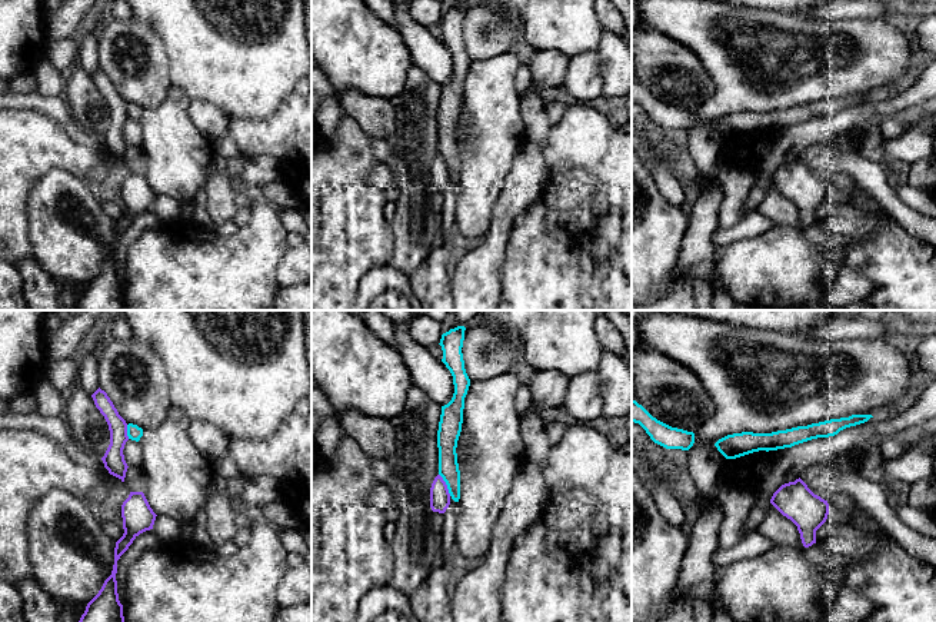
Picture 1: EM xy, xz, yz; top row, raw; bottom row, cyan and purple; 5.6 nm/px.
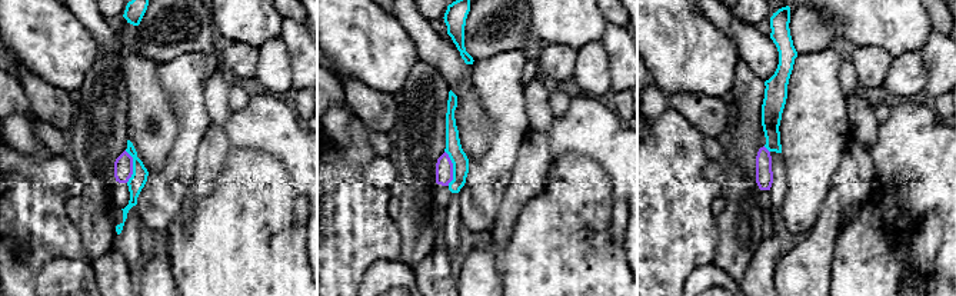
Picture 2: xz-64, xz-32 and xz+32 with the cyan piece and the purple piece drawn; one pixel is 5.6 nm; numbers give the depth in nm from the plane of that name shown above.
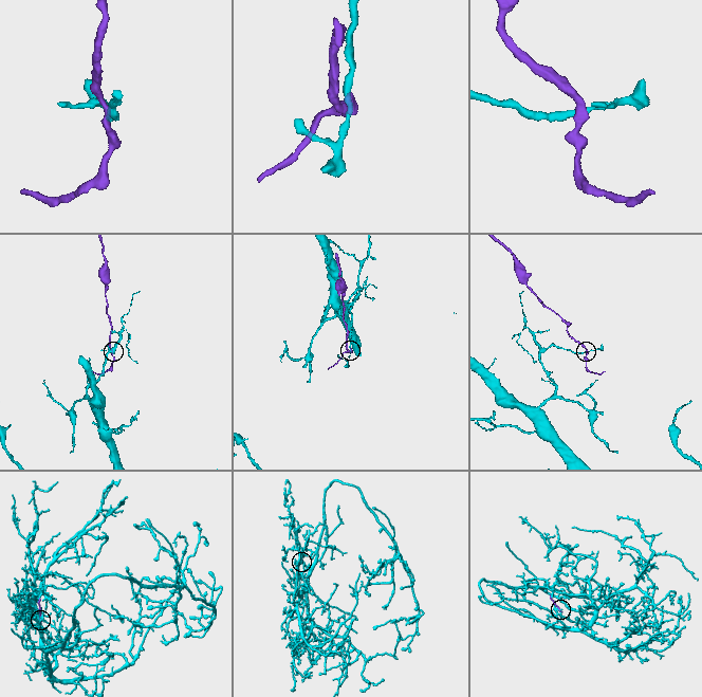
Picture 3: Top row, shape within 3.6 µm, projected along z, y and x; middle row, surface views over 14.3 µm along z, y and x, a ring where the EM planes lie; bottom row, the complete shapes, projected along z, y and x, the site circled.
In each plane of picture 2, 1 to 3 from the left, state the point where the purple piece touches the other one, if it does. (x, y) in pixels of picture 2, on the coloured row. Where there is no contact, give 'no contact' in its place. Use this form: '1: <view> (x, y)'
1: xz-64 (133, 166)
2: xz-32 (453, 168)
3: xz+32 (766, 148)

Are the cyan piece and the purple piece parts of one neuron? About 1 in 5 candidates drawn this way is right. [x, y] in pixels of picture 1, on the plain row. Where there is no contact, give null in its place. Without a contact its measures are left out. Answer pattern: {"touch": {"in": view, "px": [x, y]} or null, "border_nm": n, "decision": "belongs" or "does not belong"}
{"touch": {"in": "xz", "px": [446, 163]}, "border_nm": 140, "decision": "does not belong"}

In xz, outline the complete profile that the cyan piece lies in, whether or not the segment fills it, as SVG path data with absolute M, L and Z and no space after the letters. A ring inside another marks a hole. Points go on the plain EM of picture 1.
M464 6L450 9L442 14L439 23L443 30L442 41L450 50L454 64L453 77L447 84L442 86L439 102L439 154L446 162L449 173L454 182L459 182L460 179L460 150L456 127L462 112L464 77L470 66L462 33L464 10Z

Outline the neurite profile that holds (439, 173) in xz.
M437 154L430 167L430 187L433 192L444 193L450 184L450 173L446 162Z

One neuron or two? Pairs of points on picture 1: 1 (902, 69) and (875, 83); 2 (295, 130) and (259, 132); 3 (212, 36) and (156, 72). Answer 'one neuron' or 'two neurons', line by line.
1: one neuron
2: one neuron
3: two neurons

